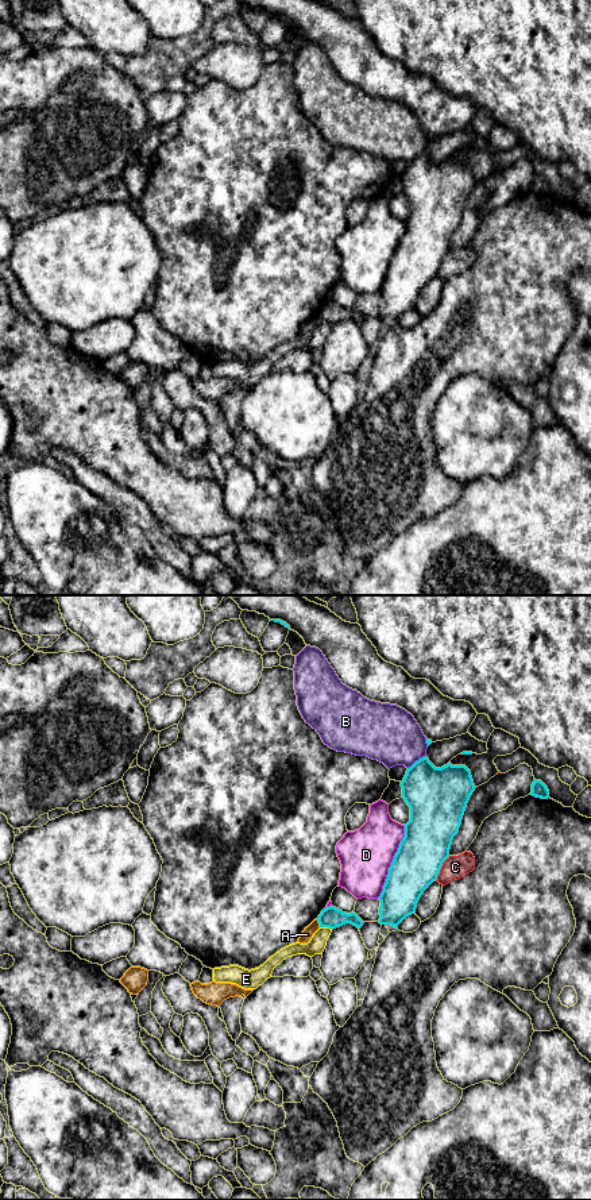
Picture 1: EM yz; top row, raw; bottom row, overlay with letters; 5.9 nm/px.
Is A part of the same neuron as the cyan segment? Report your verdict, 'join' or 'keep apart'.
keep apart

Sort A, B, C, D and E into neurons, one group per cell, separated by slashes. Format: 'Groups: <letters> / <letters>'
Groups: A / B / C / D / E

